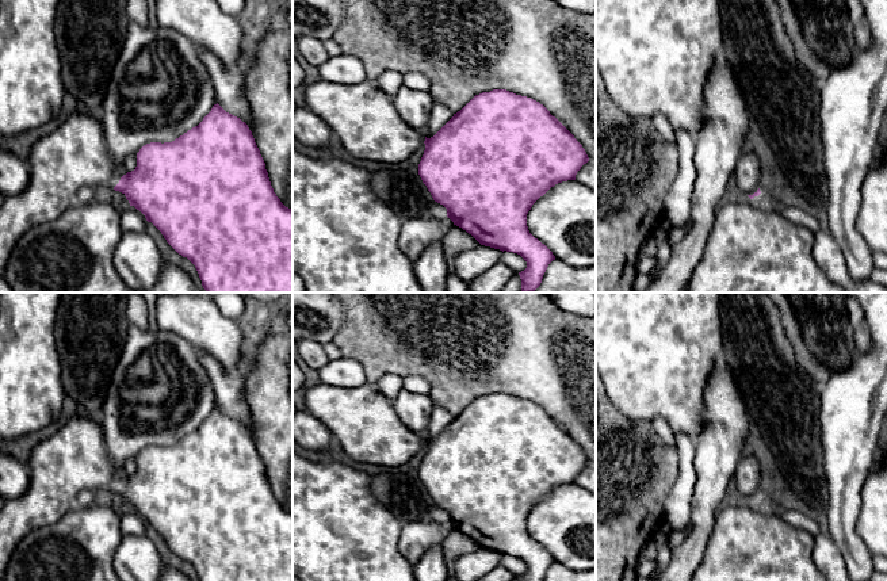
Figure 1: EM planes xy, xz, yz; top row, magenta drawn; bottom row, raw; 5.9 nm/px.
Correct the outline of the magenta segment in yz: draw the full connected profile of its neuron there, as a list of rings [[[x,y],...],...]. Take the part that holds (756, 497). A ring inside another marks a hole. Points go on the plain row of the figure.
[[[746,450],[742,452],[734,481],[741,494],[750,502],[761,497],[758,492],[760,485],[760,463],[757,458],[749,454]]]

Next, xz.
[[[318,382],[306,386],[303,391],[305,410],[318,418],[341,448],[358,462],[397,467],[424,447],[425,454],[418,467],[418,478],[433,504],[447,512],[447,520],[454,528],[466,534],[481,548],[520,558],[527,565],[527,572],[519,576],[520,581],[543,581],[555,559],[529,536],[527,517],[551,490],[576,483],[577,475],[589,465],[582,448],[543,408],[506,393],[482,395],[454,417],[433,440],[427,442],[421,435],[406,428],[394,409],[393,400],[368,383],[341,387]]]

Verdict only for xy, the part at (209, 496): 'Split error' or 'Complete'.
Split error

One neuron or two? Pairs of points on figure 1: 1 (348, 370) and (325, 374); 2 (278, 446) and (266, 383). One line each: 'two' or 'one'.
1: one
2: one

